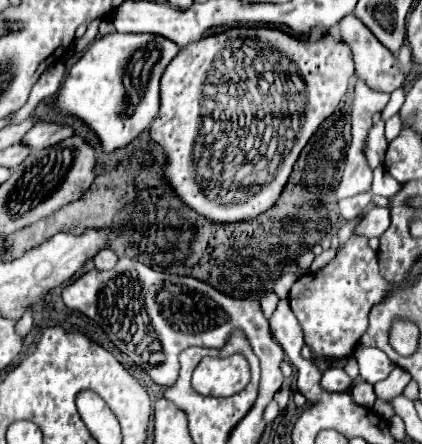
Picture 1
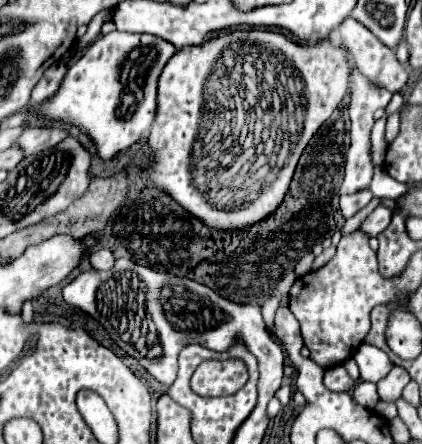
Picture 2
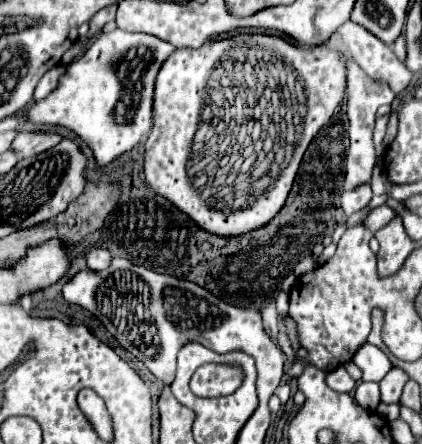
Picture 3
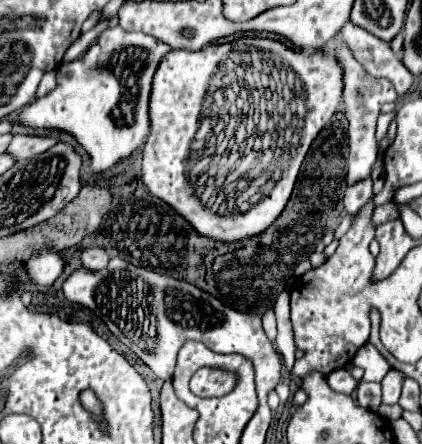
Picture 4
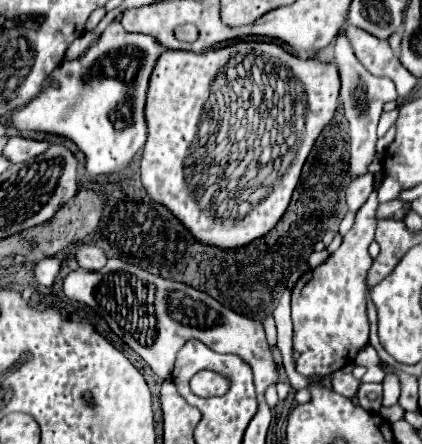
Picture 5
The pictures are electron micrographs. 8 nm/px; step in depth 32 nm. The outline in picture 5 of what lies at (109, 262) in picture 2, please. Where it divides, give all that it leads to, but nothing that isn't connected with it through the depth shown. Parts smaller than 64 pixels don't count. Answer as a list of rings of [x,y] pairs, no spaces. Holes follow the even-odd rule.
[[[80,246],[76,250],[76,258],[78,258],[80,268],[86,268],[86,270],[100,270],[108,262],[106,254],[96,246]]]

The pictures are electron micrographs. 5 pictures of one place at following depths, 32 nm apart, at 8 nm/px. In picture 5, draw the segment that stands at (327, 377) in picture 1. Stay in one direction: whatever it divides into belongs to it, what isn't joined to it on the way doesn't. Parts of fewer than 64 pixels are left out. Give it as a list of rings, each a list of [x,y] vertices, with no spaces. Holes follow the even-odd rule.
[[[342,370],[334,372],[330,378],[332,378],[332,390],[342,396],[348,396],[348,398],[352,398],[360,386],[360,380],[356,380],[352,374],[342,372]]]

